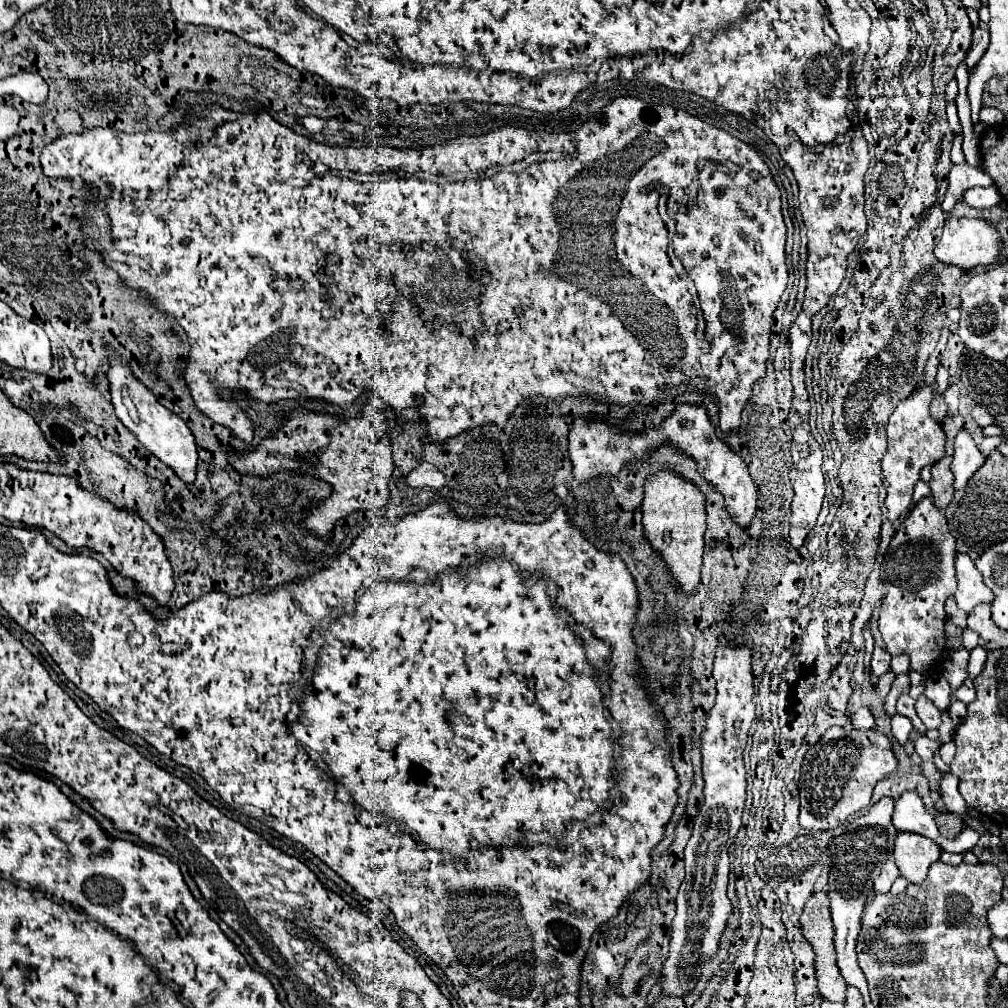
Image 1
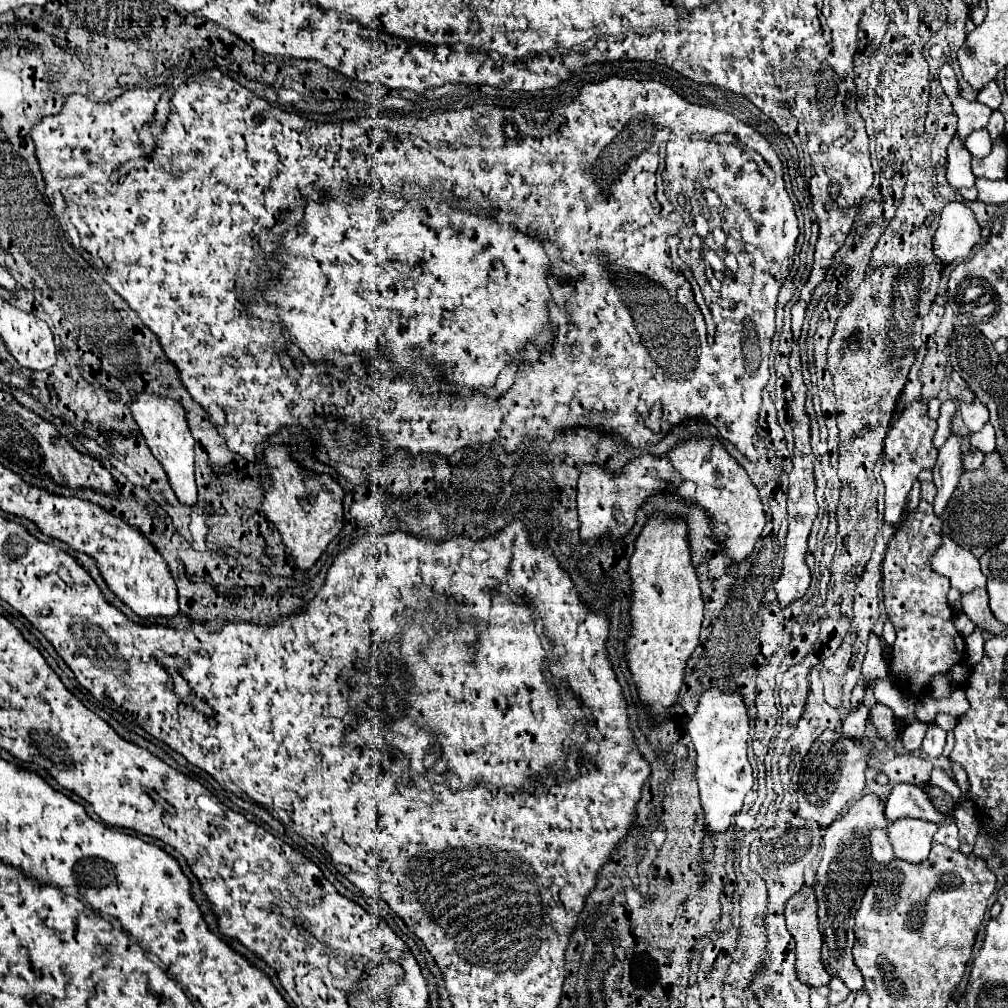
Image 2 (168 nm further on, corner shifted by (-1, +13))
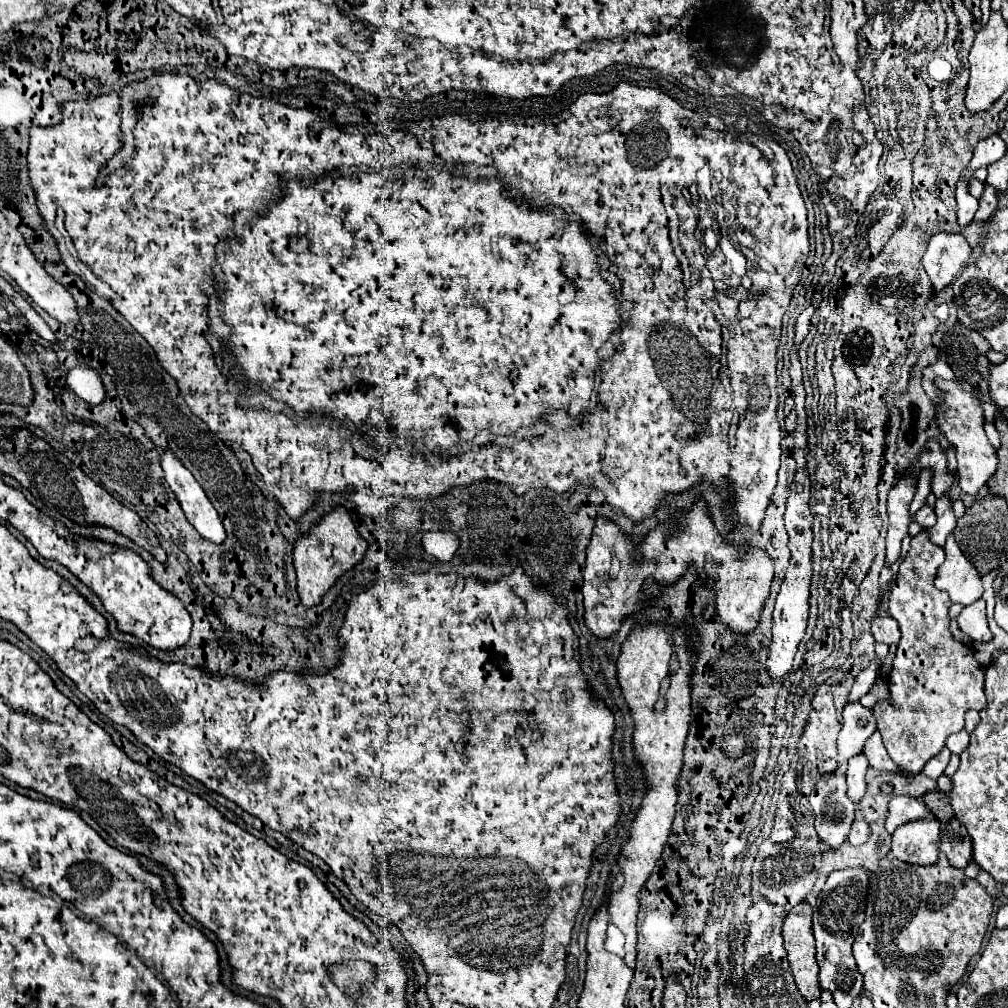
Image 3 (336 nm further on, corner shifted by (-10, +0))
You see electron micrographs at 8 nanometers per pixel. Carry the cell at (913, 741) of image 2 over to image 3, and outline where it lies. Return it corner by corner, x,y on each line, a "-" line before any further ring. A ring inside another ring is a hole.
924,528
918,536
912,538
912,546
904,562
900,564
898,576
890,588
890,616
900,624
902,638
898,642
896,658
890,674
890,702
878,702
872,712
876,718
876,726
882,734
884,746
888,748
890,758
902,768
904,774
922,772
924,764
936,756
944,746
946,738
964,728
966,710
982,710
986,708
984,698
984,668
974,660
974,652
970,646
956,642
950,634
950,616
948,608
952,604
946,592
934,588
934,578
938,566
944,562
944,548
930,542
928,528

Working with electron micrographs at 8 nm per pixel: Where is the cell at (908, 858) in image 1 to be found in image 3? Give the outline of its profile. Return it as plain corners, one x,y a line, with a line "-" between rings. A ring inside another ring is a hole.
934,818
922,822
908,822
892,834
892,854
906,864
934,864
938,860
938,844
940,824

